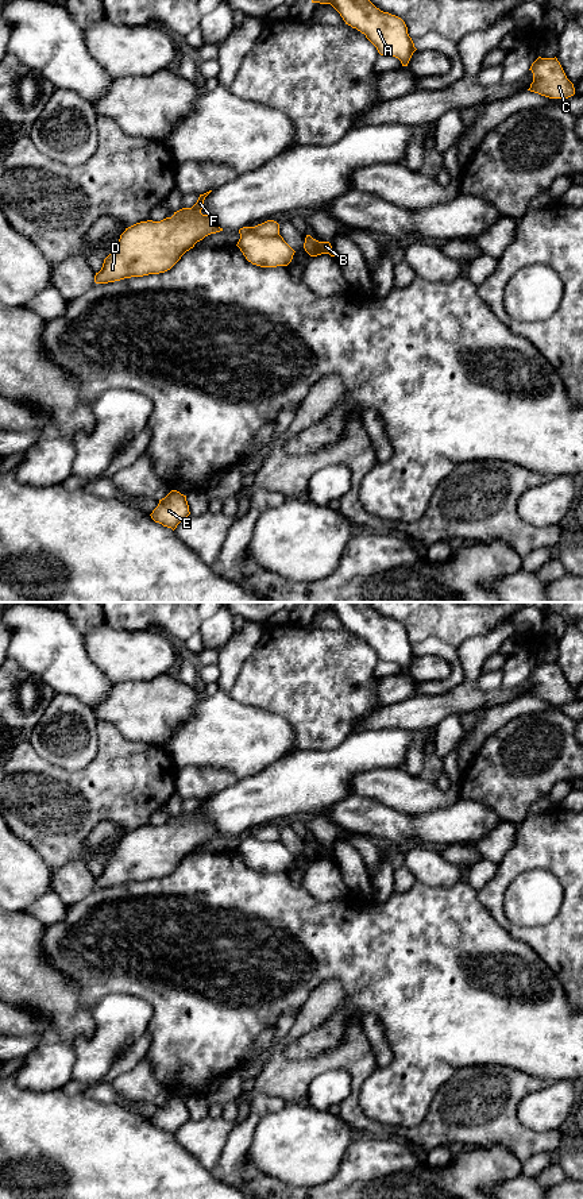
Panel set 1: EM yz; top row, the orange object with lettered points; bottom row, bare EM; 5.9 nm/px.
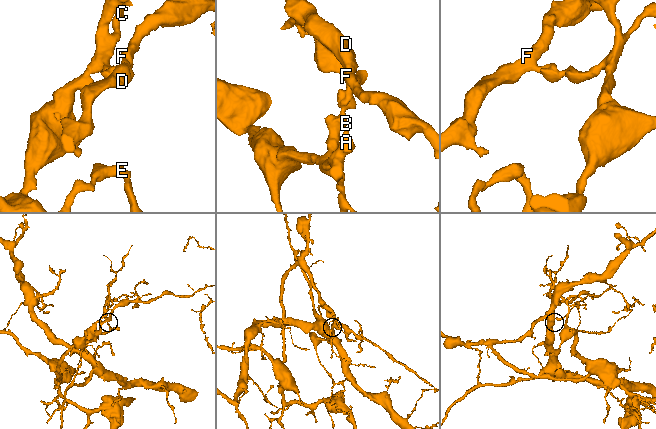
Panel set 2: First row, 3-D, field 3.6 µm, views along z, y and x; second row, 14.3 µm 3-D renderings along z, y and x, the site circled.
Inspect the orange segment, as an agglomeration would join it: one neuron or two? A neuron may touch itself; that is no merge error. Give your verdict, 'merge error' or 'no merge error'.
merge error

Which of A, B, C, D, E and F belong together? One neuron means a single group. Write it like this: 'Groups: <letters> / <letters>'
Groups: A B C E / D F

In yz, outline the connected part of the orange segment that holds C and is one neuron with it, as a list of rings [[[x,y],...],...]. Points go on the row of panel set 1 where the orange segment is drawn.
[[[538,57],[529,70],[533,73],[533,82],[528,90],[549,99],[568,99],[575,95],[574,84],[567,78],[556,57]]]

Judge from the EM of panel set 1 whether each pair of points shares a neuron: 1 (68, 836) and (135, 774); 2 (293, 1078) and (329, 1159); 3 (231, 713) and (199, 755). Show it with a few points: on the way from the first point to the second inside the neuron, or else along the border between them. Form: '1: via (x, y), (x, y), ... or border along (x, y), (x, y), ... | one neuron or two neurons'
1: via (84, 820), (119, 785) | one neuron
2: border along (304, 1101), (285, 1103) | two neurons
3: via (221, 724), (204, 744) | one neuron

